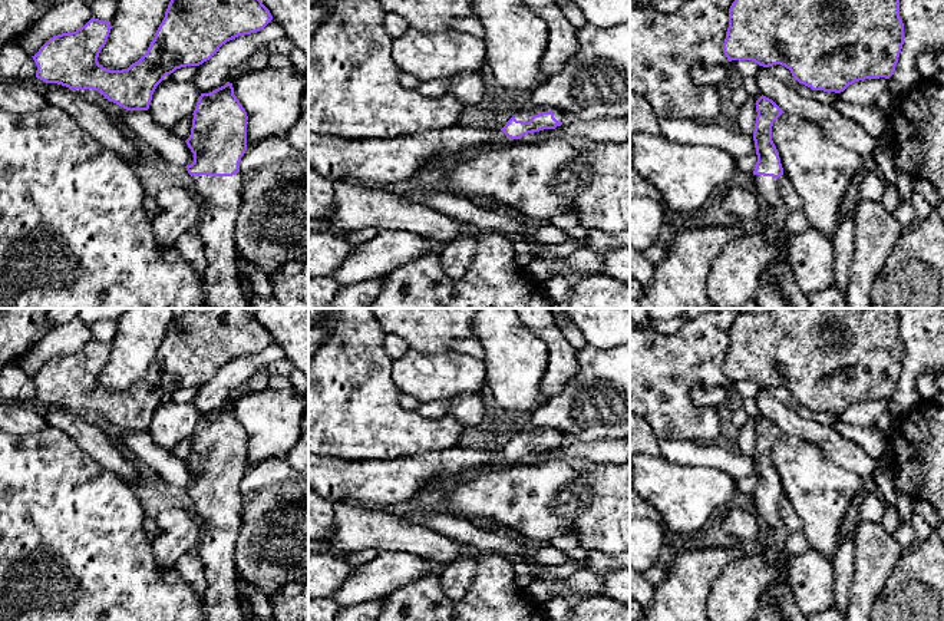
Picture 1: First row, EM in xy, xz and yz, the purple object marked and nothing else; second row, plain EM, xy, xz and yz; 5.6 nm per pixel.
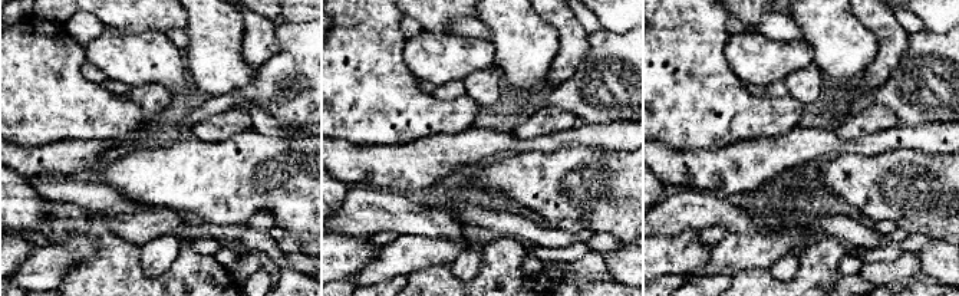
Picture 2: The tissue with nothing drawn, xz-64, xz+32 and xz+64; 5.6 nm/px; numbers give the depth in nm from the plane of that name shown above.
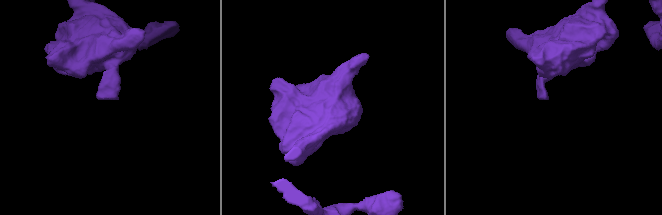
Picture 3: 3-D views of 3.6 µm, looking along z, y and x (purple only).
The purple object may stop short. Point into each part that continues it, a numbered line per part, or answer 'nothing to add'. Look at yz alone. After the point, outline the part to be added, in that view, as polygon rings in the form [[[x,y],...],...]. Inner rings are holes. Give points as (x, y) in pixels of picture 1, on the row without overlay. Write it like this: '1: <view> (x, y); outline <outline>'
1: yz (773, 539); outline [[[753,496],[753,503],[755,513],[762,525],[762,539],[756,544],[755,552],[779,568],[779,575],[772,582],[785,582],[788,581],[785,546],[789,534],[780,521],[778,499]]]

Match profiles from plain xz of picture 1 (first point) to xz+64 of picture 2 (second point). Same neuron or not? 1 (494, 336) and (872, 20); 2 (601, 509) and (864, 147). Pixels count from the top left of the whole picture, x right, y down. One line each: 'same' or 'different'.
1: different
2: different

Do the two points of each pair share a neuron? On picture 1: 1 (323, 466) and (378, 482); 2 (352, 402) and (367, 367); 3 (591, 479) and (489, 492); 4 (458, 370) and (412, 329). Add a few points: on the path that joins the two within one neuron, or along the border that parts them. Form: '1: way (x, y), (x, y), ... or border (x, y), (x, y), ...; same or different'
1: way (336, 479), (365, 482); same
2: way (352, 393), (352, 383), (359, 376); same
3: way (565, 489), (555, 492), (515, 492); same
4: border (411, 347), (422, 353), (448, 352); different

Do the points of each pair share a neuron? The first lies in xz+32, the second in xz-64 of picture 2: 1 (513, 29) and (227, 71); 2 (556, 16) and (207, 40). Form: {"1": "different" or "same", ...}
{"1": "same", "2": "different"}

